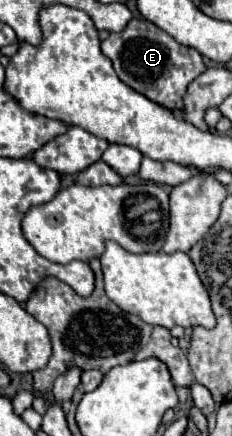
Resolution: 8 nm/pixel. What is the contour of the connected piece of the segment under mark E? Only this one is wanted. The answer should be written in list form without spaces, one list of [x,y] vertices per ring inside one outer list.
[[[132,20],[120,34],[108,36],[108,40],[102,42],[102,52],[112,60],[114,70],[124,84],[170,112],[184,108],[182,98],[188,84],[206,70],[198,50],[178,44],[170,34],[148,20]]]

